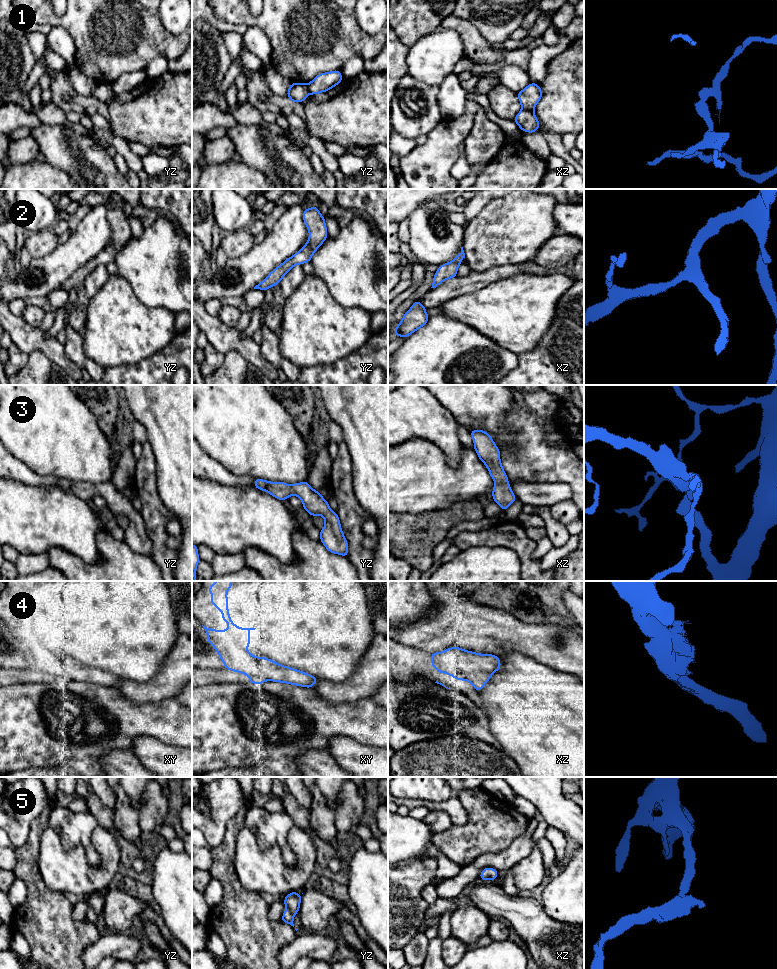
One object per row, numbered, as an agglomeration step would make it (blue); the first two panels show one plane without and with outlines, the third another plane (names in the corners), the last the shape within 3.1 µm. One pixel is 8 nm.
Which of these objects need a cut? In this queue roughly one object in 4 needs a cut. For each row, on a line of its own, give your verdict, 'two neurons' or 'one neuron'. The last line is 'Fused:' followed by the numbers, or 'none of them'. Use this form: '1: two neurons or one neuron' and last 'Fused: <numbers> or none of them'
1: two neurons
2: one neuron
3: one neuron
4: one neuron
5: one neuron
Fused: 1

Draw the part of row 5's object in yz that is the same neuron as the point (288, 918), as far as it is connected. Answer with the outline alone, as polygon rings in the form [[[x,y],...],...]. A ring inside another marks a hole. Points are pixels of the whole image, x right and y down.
[[[294,891],[286,895],[283,901],[286,907],[286,911],[282,915],[281,922],[288,923],[294,927],[293,916],[299,912],[302,894],[298,894],[296,891]]]

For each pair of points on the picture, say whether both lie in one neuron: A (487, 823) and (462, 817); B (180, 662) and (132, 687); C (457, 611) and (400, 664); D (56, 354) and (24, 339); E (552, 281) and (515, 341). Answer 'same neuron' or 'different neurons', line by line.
A: different neurons
B: same neuron
C: different neurons
D: same neuron
E: same neuron

